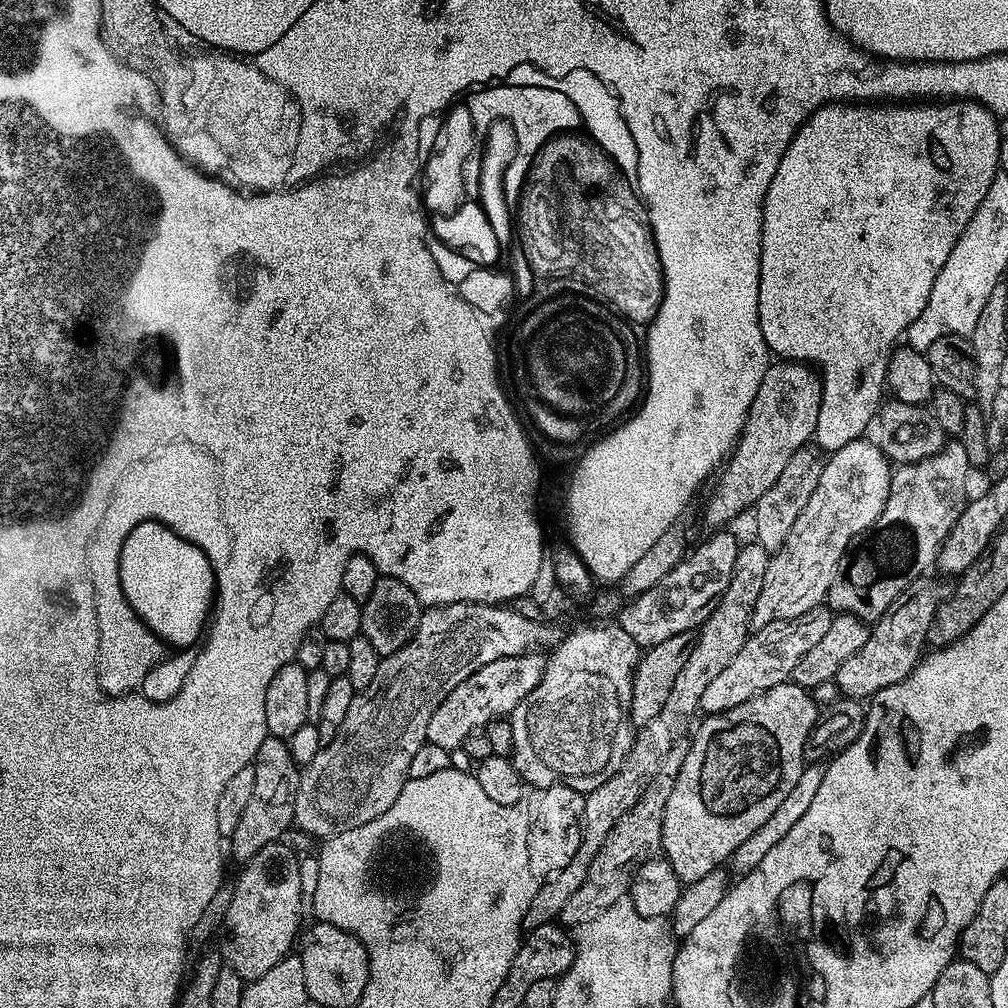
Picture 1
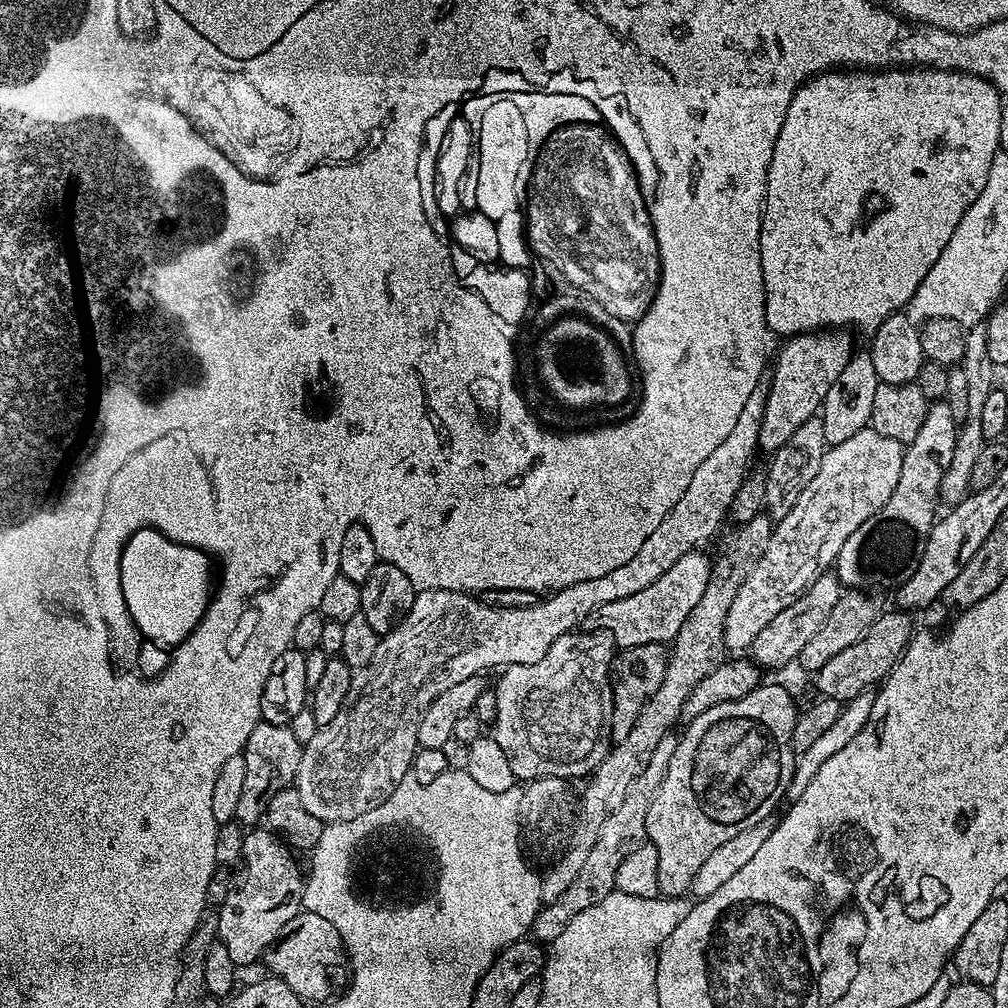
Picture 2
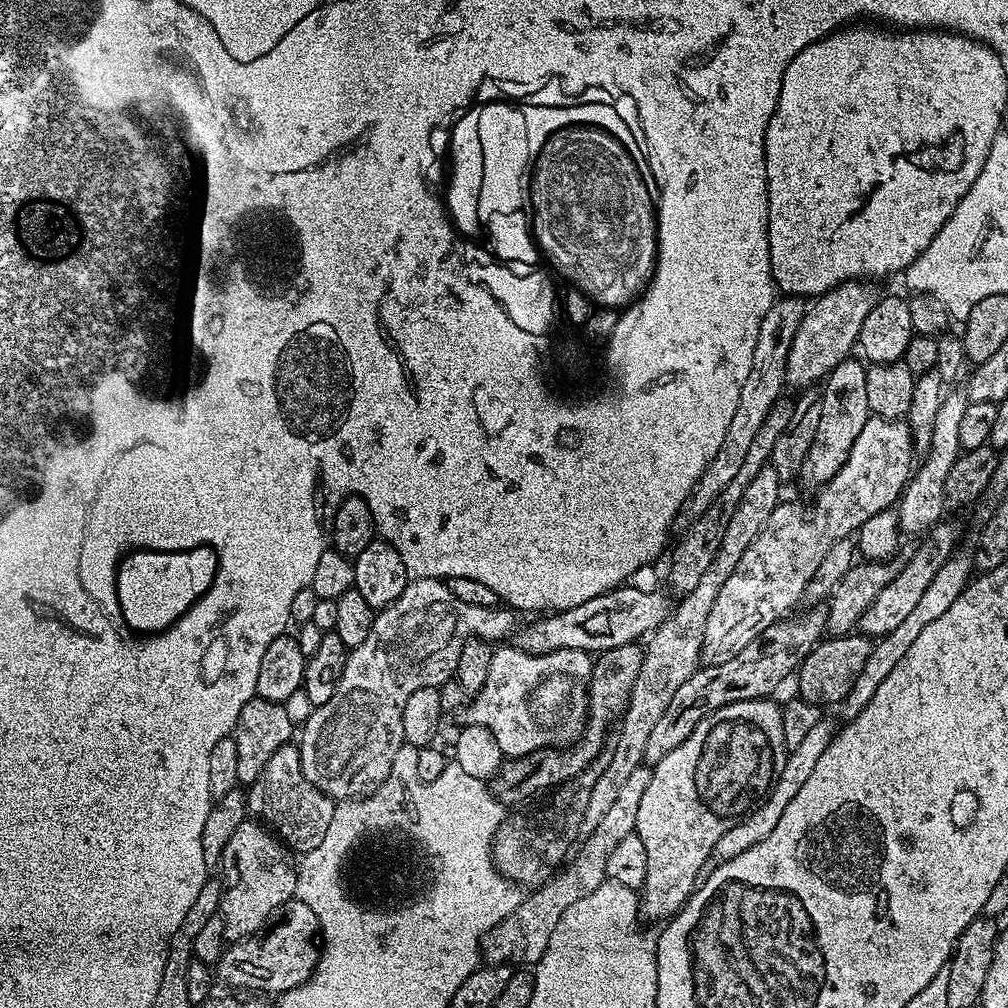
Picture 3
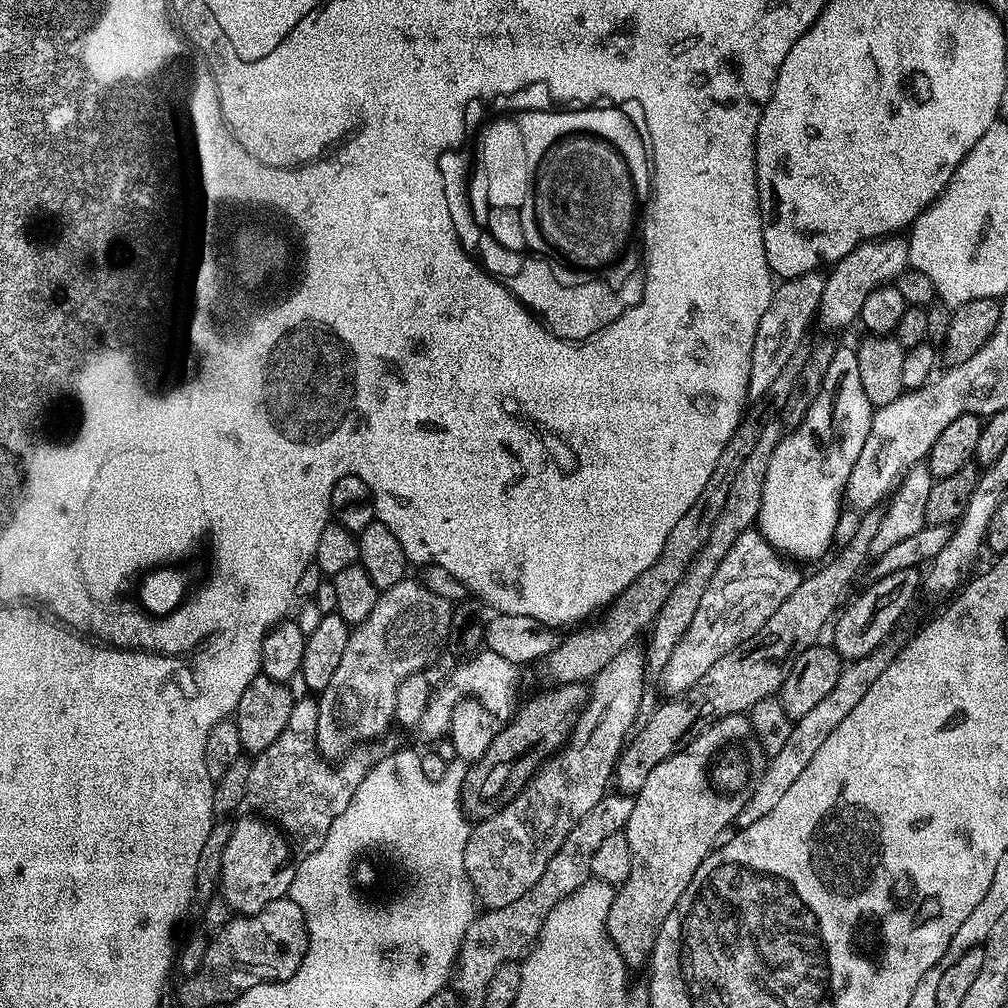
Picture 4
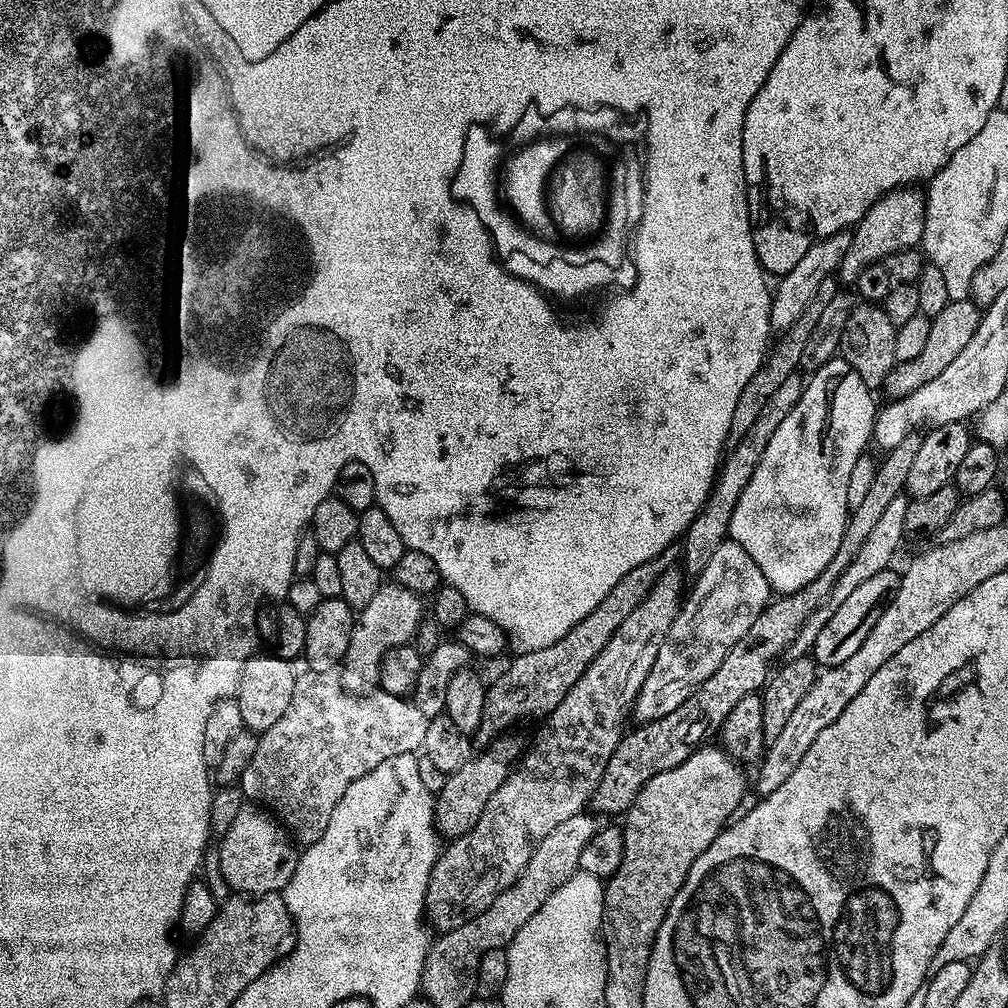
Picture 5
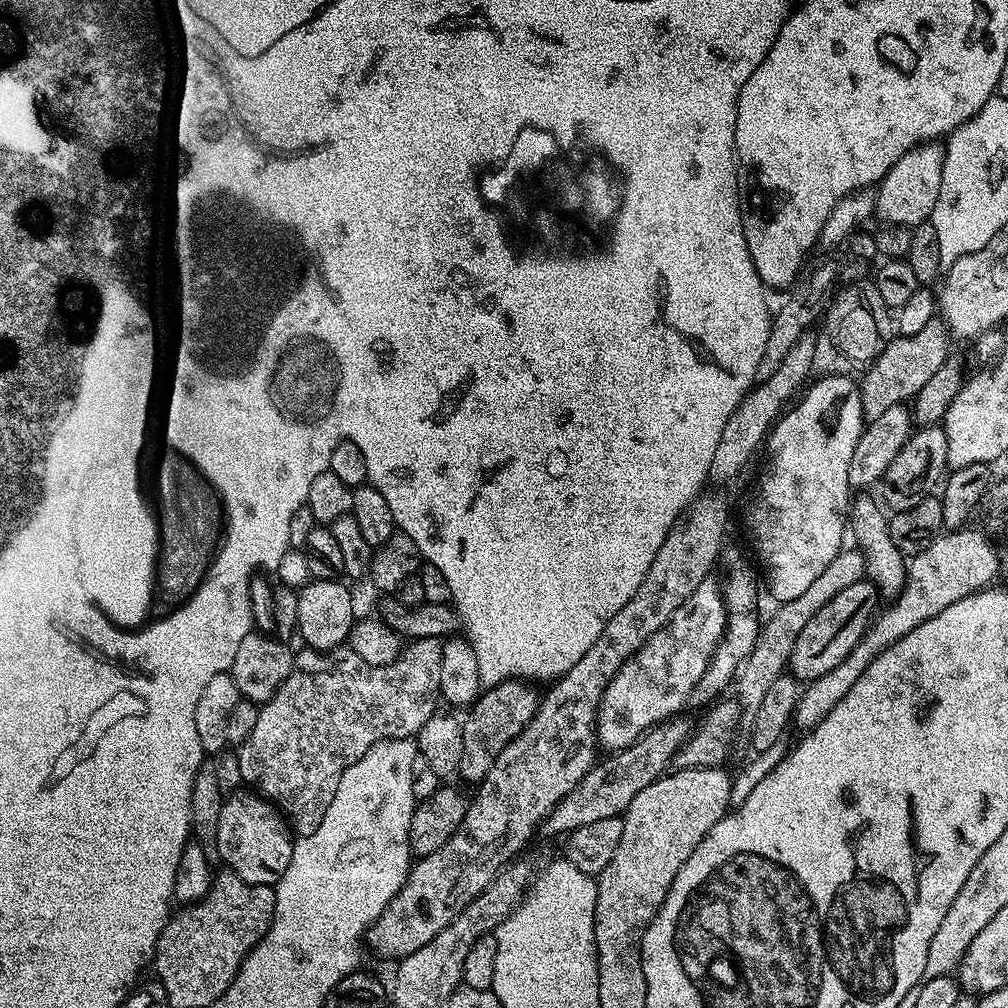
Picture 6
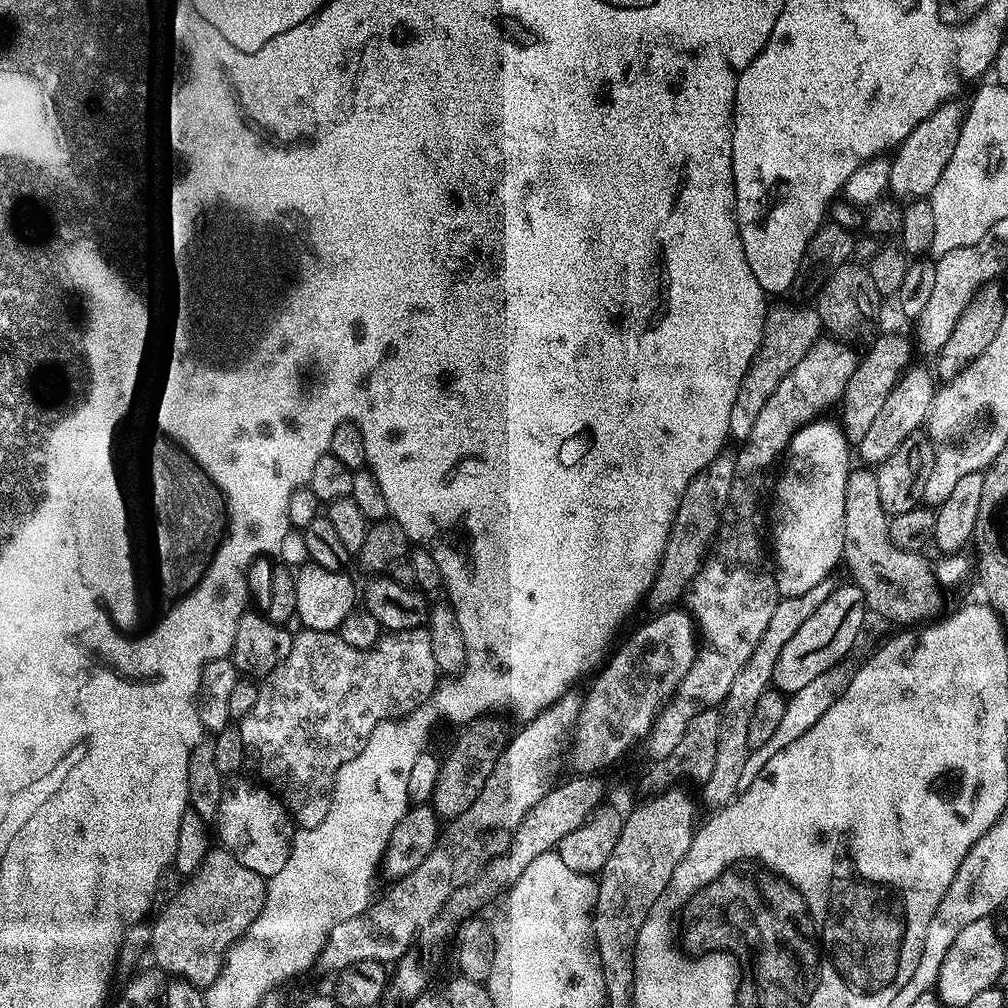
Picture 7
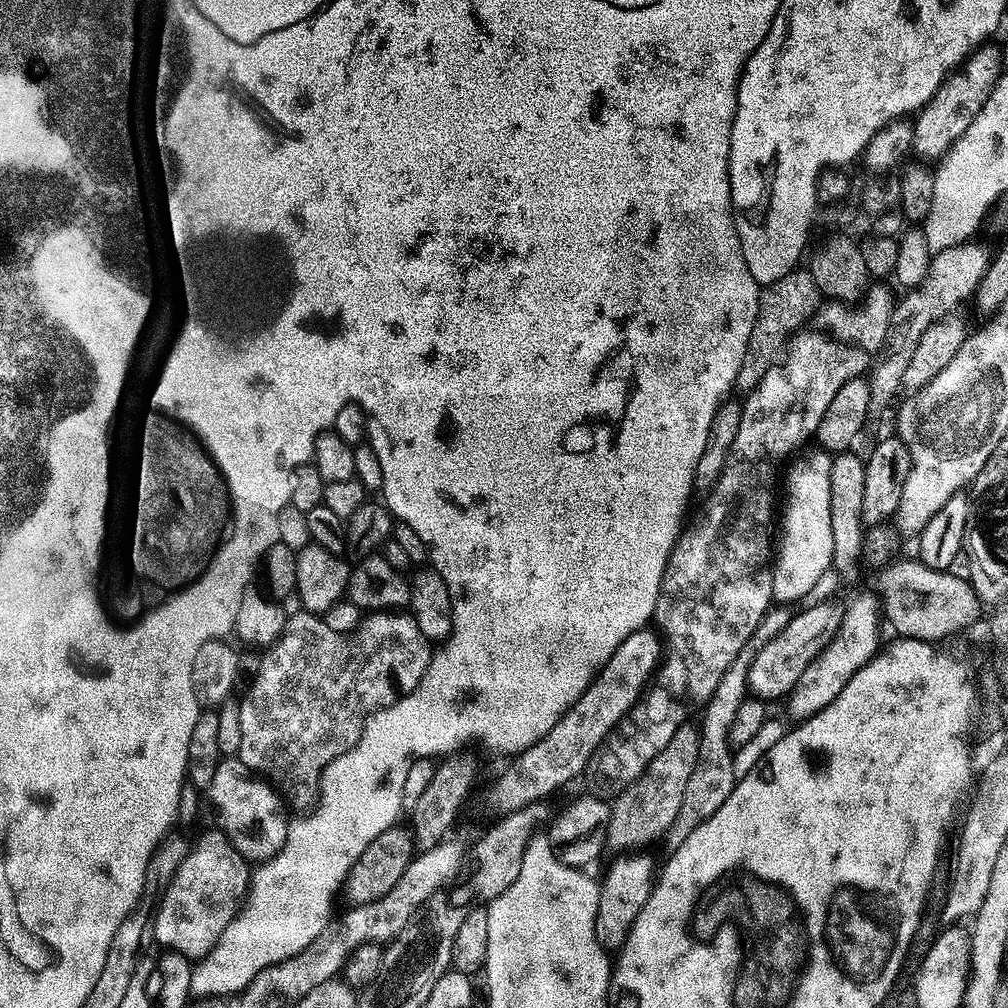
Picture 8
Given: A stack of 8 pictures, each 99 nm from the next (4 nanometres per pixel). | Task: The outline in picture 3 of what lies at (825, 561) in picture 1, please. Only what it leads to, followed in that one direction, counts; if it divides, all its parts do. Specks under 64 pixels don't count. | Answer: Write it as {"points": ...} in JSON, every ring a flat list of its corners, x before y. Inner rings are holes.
{"points":[[869,415,866,426,862,426,862,434,858,434,858,438,854,442,854,446,848,452,846,462,842,466,842,470,838,470,838,474,834,474,834,478,822,485,820,492,816,496,816,501,803,512,796,504,787,504,781,502,776,505,774,514,770,514,770,522,766,522,766,526,762,526,762,530,758,534,758,538,754,538,754,542,750,542,750,546,746,550,746,554,742,554,742,558,738,561,738,566,734,566,734,574,730,574,730,578,726,578,726,582,722,586,722,590,718,590,718,598,714,598,714,610,710,610,710,618,706,618,706,634,702,638,702,650,700,651,701,661,705,665,721,664,722,662,730,662,730,658,734,658,734,654,738,654,738,650,746,650,746,646,750,646,750,642,754,642,754,638,758,638,761,634,775,624,778,620,783,620,793,611,792,608,799,600,802,600,806,586,815,574,815,570,821,565,822,559,829,553,834,543,838,543,840,539,846,539,853,534,859,533,860,527,870,518,874,518,874,514,879,512,887,512,899,501,901,493,908,485,909,477,914,472,914,460,912,464,912,452,914,453,914,437,911,428,903,419,884,420,880,416]]}

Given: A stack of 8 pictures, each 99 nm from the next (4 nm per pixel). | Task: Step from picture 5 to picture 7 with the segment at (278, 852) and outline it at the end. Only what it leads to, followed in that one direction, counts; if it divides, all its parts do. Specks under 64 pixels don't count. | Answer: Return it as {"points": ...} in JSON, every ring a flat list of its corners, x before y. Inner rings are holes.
{"points":[[240,778,227,781,222,794,214,821,215,835,220,835,219,843,232,852,242,866,254,870,254,874,271,878,282,870,282,866,286,866,286,858,290,858,294,821,284,807,284,801,271,788,255,779,236,779]]}

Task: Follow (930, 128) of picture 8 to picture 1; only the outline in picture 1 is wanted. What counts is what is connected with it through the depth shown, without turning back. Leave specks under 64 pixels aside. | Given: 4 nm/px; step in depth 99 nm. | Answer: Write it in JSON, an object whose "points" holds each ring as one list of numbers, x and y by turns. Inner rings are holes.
{"points":[[772,362,766,370,766,378,762,378,762,386,758,386,758,394,748,411,744,428,740,431,740,439,727,457,726,463,719,469,715,477,716,485,704,504,704,520,712,530,720,530,731,522,735,516,746,513,756,505,762,494,774,486,779,474,785,469,786,462,800,447,807,445,816,435,818,414,822,406,824,385,820,383,820,373,815,367,795,362]]}

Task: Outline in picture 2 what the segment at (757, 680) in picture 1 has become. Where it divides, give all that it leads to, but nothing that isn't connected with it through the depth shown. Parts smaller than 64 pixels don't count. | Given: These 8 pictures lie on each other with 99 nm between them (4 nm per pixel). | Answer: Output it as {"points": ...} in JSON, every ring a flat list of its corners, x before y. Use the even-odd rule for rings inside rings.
{"points":[[835,571,823,572,798,599,790,602,790,606,786,606,786,610,782,610,782,614,777,614,763,628,762,634,758,634,758,638,754,638,750,649,751,659,764,670,780,668,783,664,790,663,791,660,793,663,799,657,802,646,806,646,806,642,810,642,810,638,814,638,814,634,818,634,822,622,826,622,830,610,834,610,841,594,842,585]]}

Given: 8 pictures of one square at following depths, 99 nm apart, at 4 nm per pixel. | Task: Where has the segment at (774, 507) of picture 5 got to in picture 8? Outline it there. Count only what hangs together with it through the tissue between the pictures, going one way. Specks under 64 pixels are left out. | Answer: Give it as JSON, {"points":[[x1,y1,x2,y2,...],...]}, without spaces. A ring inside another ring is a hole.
{"points":[[815,451,805,456,797,455,787,465,788,501,782,504,784,525,780,524,778,528,778,551,772,570,772,599,780,606,792,606,795,600,810,595,816,583,827,572,829,574,833,567,833,531,830,526,830,472,833,457,827,451]]}

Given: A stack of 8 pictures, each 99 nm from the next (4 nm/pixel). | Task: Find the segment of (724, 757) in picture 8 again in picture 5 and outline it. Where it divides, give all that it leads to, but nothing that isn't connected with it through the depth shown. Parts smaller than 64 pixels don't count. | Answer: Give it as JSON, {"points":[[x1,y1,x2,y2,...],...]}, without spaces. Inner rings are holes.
{"points":[[901,494,894,498,894,502,890,502,890,506,886,506,885,512,882,513,882,519,878,521,878,526,874,526,874,530,866,538,866,542,862,542,862,547,858,550,858,554,854,554,854,562,850,562,850,566,846,566,846,570,842,570,834,590,828,596,828,602,822,605,817,612,810,614,810,618,796,635,796,641,788,647,787,655,789,657,809,655,812,651,812,643,818,638,822,626,826,626,826,622,836,613,838,606,842,606,842,602,846,602,846,597,856,587,862,586,862,582,874,578,874,574,878,574,893,563,891,561,892,555,899,550,900,543,903,542,904,538,906,539,906,510,909,501,907,495]]}

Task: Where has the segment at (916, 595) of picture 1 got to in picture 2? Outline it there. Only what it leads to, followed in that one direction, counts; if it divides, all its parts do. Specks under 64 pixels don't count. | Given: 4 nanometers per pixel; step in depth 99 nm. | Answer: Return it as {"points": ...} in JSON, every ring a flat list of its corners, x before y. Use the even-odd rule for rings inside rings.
{"points":[[904,610,895,611,888,612,885,616,884,613,877,615,874,626,870,626,870,634,866,634,862,642,854,642,854,646,841,650,836,657,830,658,830,662,826,662,826,666,822,666,822,670,815,672,814,680,821,697,847,702,879,685,894,671,914,635,912,620,908,617,911,615]]}

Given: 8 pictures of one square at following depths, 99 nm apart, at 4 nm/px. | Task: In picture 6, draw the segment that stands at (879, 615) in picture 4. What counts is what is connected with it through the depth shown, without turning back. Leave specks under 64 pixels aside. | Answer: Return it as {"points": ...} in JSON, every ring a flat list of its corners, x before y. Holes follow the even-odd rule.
{"points":[[867,578,854,582,854,586,846,586,842,594,834,594,834,598,830,598,830,602,826,602,826,606,822,606,822,610,818,610,810,622,806,622,802,634,798,634,798,642,794,642,794,650,788,659,791,675,801,682,811,682,822,678,822,674,830,674,830,670,834,670,834,666,838,666,838,662,842,662,842,658,846,658,850,650,858,646,868,631,877,611,876,600,876,587]]}

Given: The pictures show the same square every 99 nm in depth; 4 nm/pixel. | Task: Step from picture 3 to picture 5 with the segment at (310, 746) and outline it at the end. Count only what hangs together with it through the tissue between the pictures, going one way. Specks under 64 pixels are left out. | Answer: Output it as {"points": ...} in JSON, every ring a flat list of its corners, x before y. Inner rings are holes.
{"points":[[384,582,377,594,375,594,374,598,371,599,369,603,367,603,366,607,358,612,358,615,355,617,354,623,352,625,352,633,350,634,350,646,346,650,346,654,344,655,344,659,342,661,342,669,344,668,344,673,339,673,338,679,345,691,348,694,368,694,373,691,379,685,380,682,380,668,384,664,384,658,388,655,389,652,392,651,393,648,403,648,405,646,411,645,413,643,414,637,412,635,415,634,416,631,420,628,420,619,423,618,425,612,426,616,426,604,425,601,418,594,414,594,410,590,406,590,398,583,395,582]]}

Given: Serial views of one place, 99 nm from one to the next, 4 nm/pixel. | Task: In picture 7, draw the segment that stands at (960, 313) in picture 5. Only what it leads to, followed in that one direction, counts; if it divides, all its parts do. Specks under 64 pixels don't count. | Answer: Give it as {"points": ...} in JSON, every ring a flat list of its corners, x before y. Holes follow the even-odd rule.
{"points":[[884,334,873,342,866,356,864,354,859,359,858,366,848,380,840,399,840,407,842,406,840,425,849,445,858,446,864,440,864,436,877,413,882,409,888,394,909,365,910,346,912,347,911,341,908,342,902,336]]}

